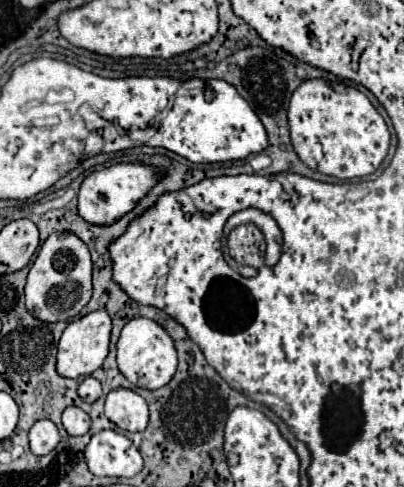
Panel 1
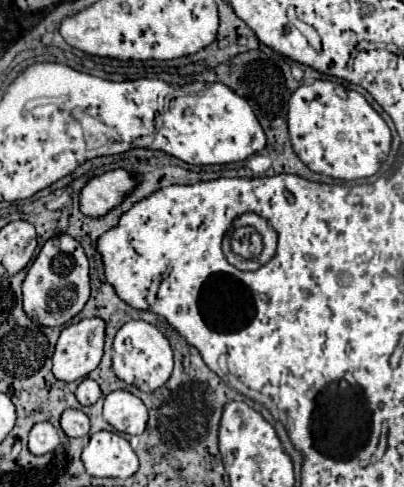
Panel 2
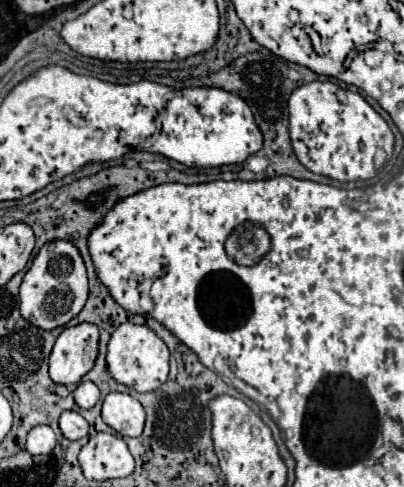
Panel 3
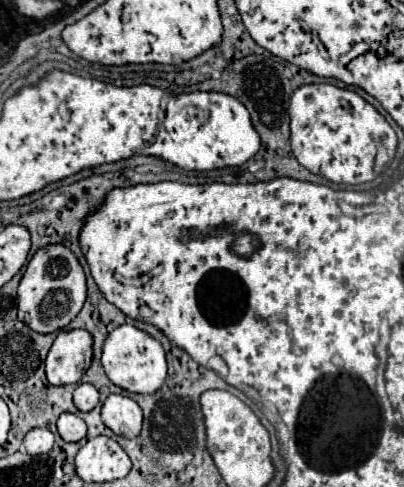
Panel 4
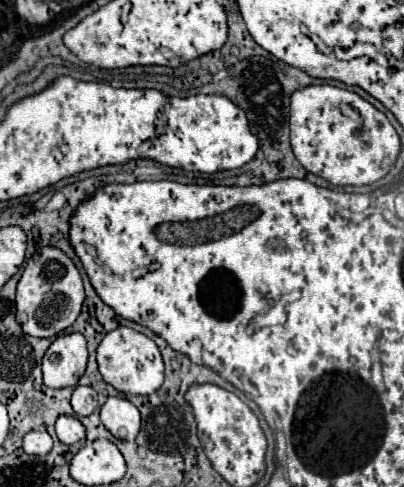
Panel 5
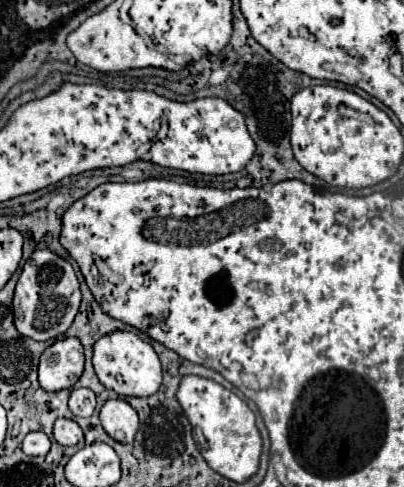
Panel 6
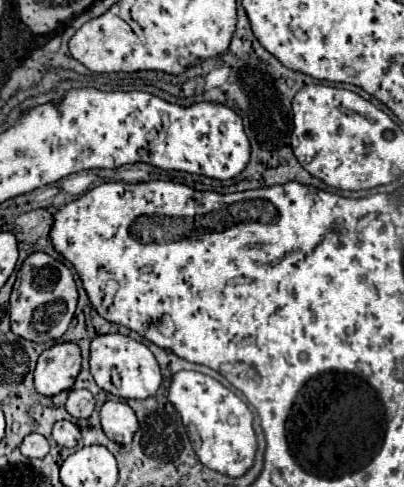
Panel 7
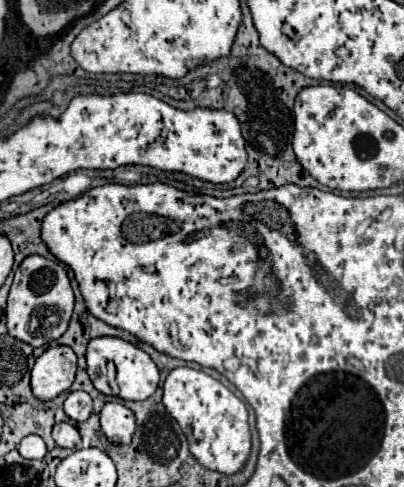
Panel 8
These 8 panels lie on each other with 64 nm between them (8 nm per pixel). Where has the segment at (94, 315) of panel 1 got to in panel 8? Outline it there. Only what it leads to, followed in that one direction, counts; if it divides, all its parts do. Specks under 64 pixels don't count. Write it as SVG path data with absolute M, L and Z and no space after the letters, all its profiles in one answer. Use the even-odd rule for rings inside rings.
M70 346L46 348L32 368L32 392L40 400L52 400L66 392L76 376L78 358Z

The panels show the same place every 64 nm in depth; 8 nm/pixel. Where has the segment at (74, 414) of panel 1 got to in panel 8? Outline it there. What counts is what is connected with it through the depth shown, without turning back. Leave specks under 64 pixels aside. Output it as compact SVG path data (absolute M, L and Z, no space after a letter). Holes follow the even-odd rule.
M58 422L52 430L52 438L60 448L78 448L80 446L80 434L76 426L68 422Z

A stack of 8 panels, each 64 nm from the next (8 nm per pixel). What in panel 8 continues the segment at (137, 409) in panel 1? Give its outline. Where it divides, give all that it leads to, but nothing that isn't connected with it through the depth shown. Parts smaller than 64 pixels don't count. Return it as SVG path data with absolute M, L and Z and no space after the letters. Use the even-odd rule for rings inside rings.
M106 402L100 412L100 424L112 444L130 444L136 430L134 412L122 402Z

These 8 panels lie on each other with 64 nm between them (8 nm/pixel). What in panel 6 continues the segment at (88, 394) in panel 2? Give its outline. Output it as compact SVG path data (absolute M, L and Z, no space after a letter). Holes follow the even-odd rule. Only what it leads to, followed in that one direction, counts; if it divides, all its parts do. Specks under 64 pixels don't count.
M74 388L68 406L74 416L92 416L96 408L96 394L90 388Z

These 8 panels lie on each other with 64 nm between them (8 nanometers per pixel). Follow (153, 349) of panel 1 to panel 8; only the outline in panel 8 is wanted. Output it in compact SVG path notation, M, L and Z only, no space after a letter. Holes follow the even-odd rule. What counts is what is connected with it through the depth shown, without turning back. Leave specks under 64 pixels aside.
M114 336L94 338L88 344L86 360L88 360L88 376L102 394L118 396L122 400L146 400L158 388L160 382L158 366L142 348L130 344L128 340L114 338Z

